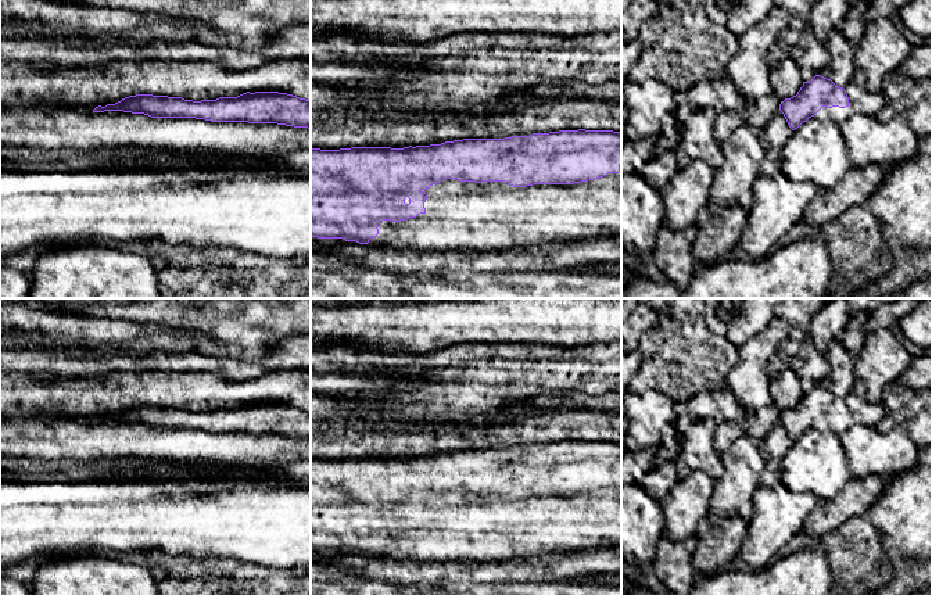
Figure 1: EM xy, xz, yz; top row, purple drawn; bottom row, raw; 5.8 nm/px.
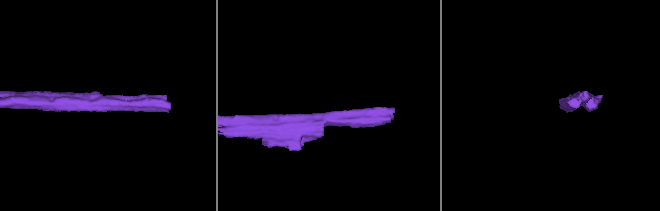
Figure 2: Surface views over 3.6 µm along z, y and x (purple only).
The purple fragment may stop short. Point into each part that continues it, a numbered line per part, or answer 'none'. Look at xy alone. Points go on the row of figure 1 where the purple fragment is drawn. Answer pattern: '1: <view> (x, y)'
none

